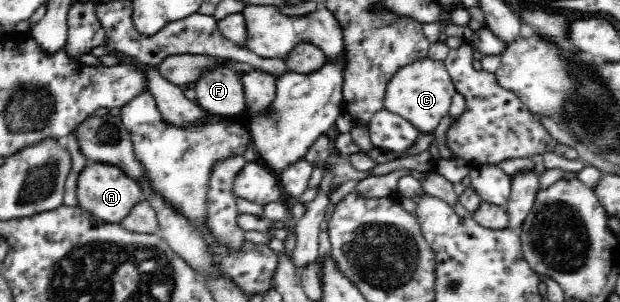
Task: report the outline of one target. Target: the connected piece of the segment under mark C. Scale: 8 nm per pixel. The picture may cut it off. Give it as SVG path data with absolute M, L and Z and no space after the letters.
M428 58L402 68L388 82L383 105L388 112L401 116L408 121L419 134L434 133L438 124L449 114L452 96L457 93L445 65Z

